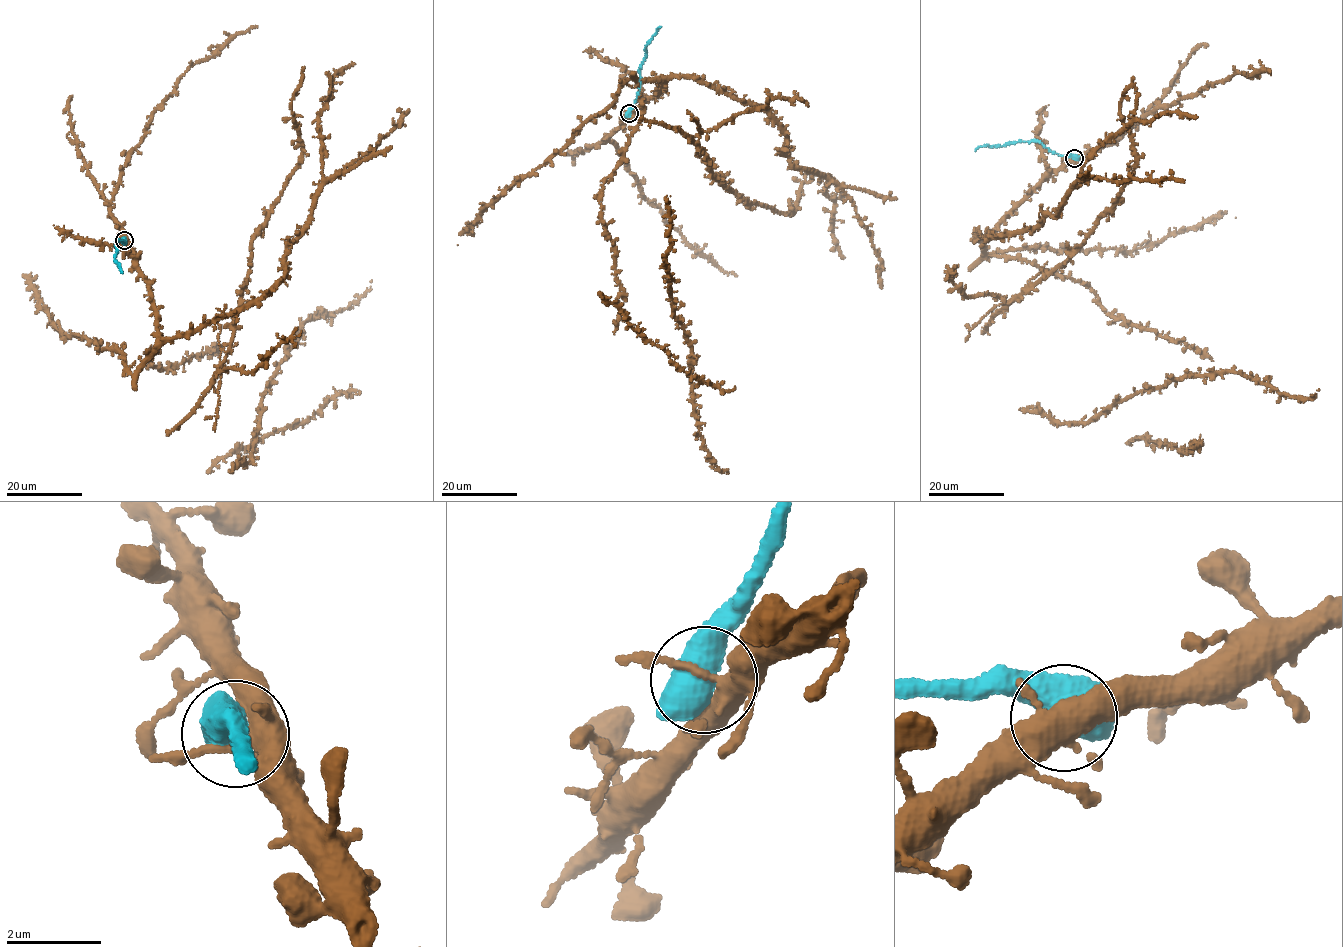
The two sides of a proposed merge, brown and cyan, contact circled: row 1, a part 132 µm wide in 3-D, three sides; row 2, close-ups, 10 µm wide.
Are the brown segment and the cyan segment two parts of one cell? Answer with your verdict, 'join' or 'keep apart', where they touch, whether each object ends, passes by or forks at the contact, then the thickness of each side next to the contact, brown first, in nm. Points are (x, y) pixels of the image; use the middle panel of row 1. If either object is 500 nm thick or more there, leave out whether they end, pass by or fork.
join | (629, 113) | 320/600 nm

